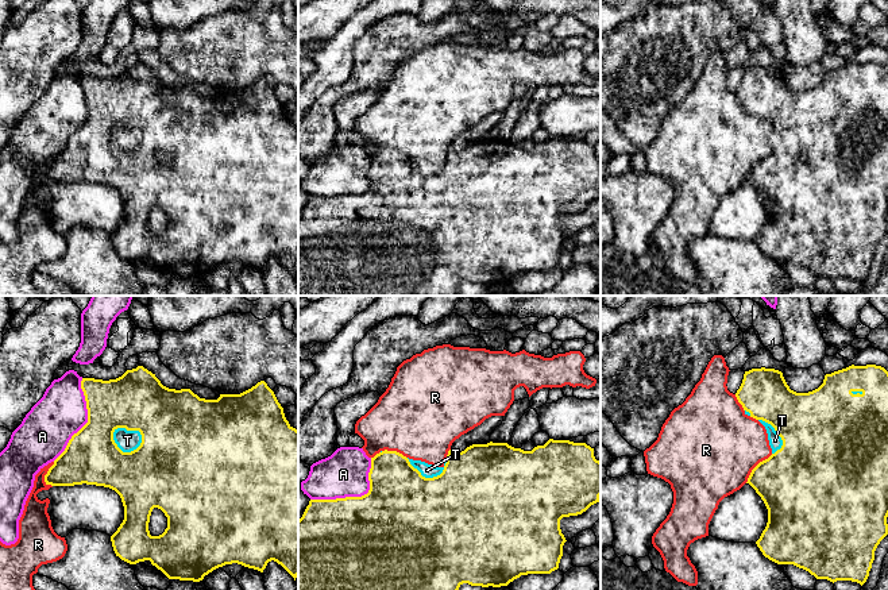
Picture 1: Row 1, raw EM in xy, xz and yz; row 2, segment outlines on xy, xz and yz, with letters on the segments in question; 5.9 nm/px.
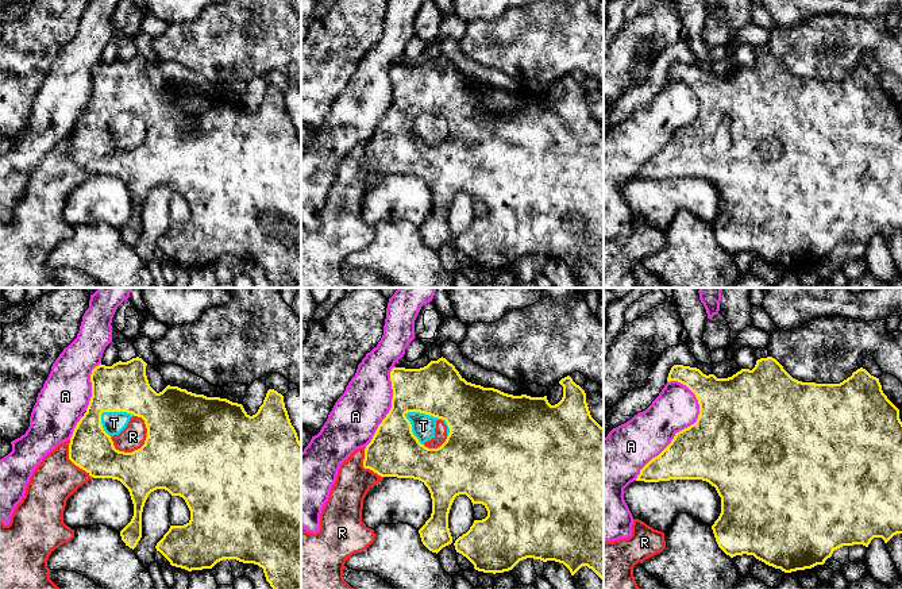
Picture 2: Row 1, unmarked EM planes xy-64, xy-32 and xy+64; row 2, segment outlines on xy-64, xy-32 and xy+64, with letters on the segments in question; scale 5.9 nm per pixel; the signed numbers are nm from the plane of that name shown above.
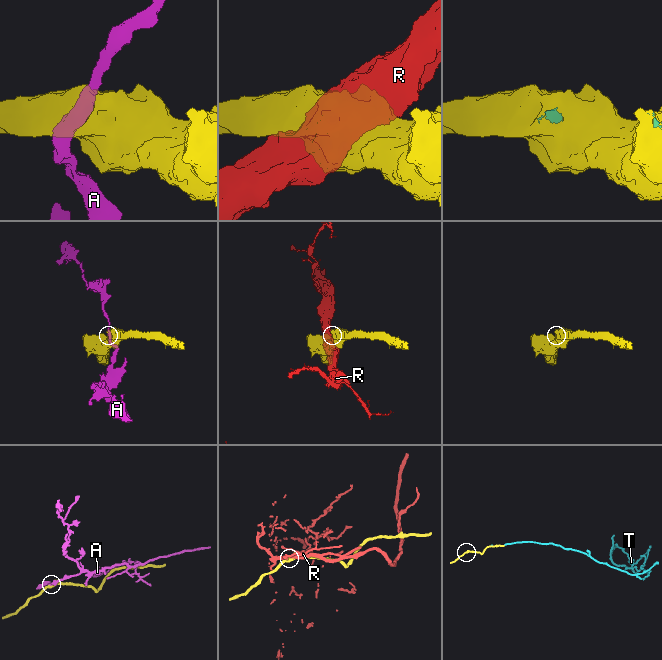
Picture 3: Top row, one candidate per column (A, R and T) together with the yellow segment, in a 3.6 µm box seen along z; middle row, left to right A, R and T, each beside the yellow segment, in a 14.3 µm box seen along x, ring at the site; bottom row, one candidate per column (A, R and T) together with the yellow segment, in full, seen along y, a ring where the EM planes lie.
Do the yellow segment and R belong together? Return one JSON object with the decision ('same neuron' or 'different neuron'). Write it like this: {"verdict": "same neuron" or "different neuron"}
{"verdict": "different neuron"}

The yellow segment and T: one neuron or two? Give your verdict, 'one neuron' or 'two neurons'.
one neuron

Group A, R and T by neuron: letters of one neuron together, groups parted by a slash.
A / R / T

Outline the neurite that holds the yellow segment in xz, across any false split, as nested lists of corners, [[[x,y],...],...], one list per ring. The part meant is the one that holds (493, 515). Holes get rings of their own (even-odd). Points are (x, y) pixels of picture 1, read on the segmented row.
[[[549,439],[532,451],[514,448],[507,443],[472,444],[462,452],[448,451],[443,467],[413,460],[397,451],[381,451],[371,458],[370,490],[362,497],[310,500],[298,520],[298,590],[459,590],[463,583],[482,587],[507,586],[521,575],[551,574],[559,568],[563,545],[567,541],[560,529],[563,517],[578,516],[601,497],[601,462],[586,443]]]

